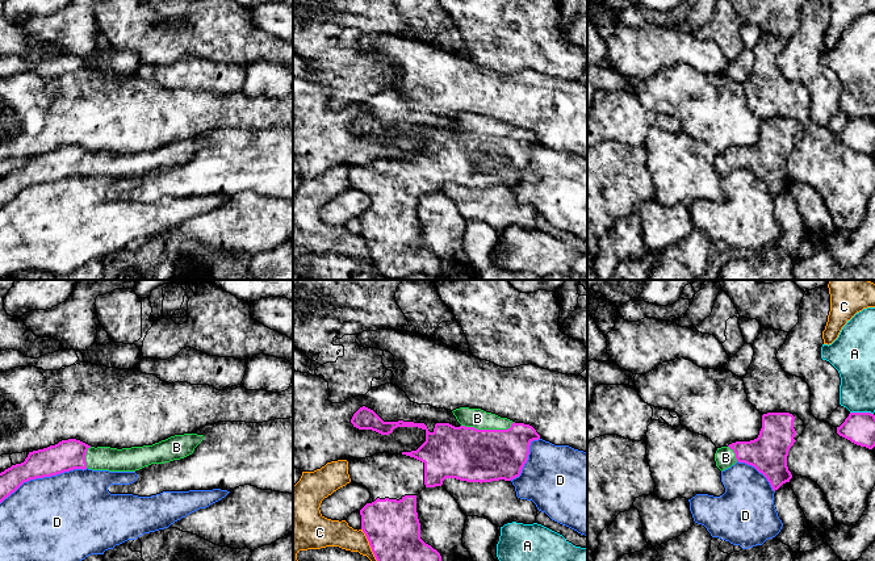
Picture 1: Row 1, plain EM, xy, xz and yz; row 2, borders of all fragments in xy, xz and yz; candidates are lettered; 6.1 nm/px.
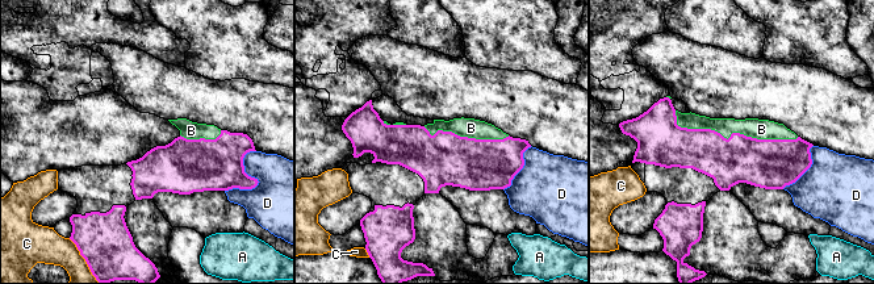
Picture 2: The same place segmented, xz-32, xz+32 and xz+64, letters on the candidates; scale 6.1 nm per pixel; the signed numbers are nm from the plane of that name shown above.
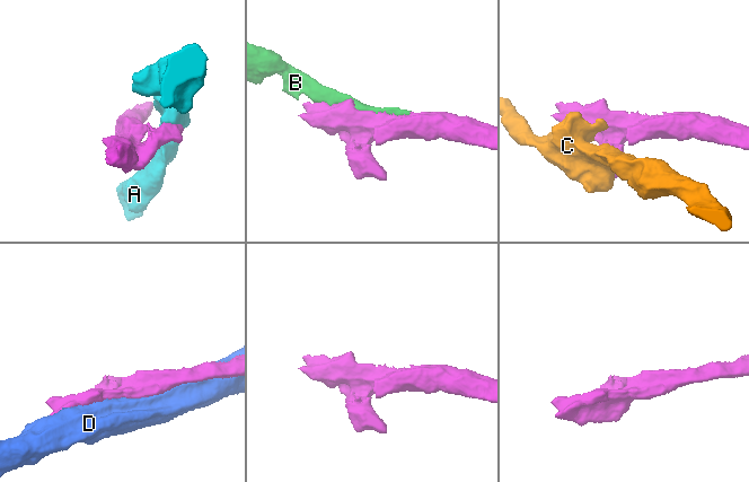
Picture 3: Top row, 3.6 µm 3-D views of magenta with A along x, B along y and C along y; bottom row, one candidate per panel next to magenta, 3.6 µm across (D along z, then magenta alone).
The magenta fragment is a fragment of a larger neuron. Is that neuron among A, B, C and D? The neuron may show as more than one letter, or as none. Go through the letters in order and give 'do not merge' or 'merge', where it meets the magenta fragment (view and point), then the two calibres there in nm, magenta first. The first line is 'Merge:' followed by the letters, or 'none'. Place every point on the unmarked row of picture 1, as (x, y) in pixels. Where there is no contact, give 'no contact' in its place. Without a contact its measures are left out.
Merge: B
A: do not merge; meets magenta in yz at (862, 118); 190 nm thick on the magenta side, 220 nm on the other
B: merge; meets magenta in xz at (488, 135); 320 nm thick on the magenta side, 120 nm on the other
C: do not merge; meets magenta in xz at (372, 256); 340 nm thick on the magenta side, 160 nm on the other
D: do not merge; meets magenta in xy at (44, 181); 190 nm thick on the magenta side, 480 nm on the other

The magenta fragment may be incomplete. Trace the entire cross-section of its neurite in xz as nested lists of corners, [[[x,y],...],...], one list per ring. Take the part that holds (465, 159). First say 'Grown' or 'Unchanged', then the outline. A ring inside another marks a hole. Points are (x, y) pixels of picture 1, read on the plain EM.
Grown. [[[365,112],[360,113],[351,125],[353,133],[372,135],[381,141],[389,141],[397,133],[418,133],[426,137],[426,147],[416,156],[401,160],[377,159],[365,164],[348,166],[351,188],[365,192],[370,198],[370,205],[360,215],[361,235],[377,269],[388,280],[401,280],[416,273],[443,276],[440,259],[420,244],[416,201],[423,194],[441,192],[445,184],[480,189],[511,187],[520,181],[528,166],[531,148],[540,145],[532,131],[515,129],[481,114],[460,113],[452,118],[461,131],[436,129],[432,138],[424,129],[384,127]]]

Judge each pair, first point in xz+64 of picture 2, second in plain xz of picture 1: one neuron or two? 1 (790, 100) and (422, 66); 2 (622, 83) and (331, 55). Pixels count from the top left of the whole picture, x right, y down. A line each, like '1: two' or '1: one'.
1: one
2: one

